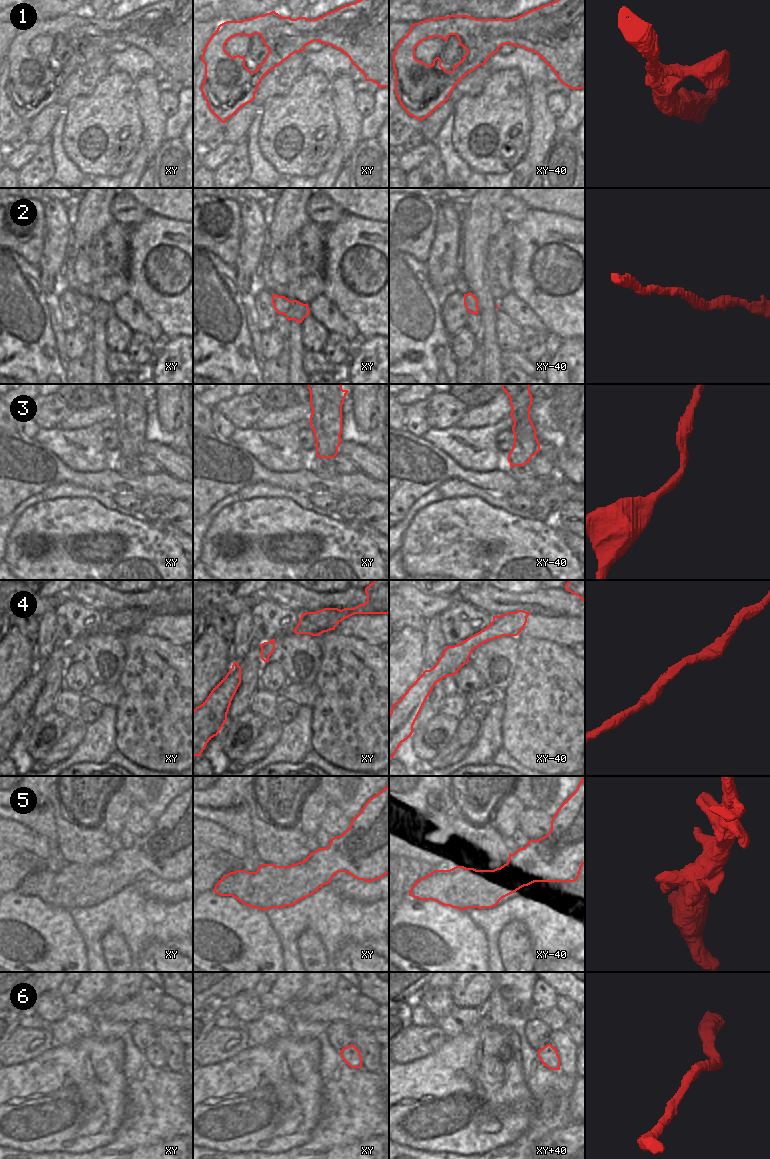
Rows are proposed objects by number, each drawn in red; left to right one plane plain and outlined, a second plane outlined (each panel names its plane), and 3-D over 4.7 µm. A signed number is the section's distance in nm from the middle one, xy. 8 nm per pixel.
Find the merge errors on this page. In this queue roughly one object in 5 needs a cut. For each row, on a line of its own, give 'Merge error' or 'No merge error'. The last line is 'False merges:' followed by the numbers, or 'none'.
1: No merge error
2: No merge error
3: No merge error
4: No merge error
5: No merge error
6: No merge error
False merges: none.

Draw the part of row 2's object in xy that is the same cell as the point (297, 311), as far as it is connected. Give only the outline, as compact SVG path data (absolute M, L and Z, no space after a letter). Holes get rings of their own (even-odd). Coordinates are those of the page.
M272 294L272 303L276 312L285 315L289 321L295 320L302 323L310 314L308 304L303 304L297 300L291 301L285 296Z

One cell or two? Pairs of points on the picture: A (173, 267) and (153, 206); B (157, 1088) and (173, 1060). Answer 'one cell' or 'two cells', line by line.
A: two cells
B: two cells

